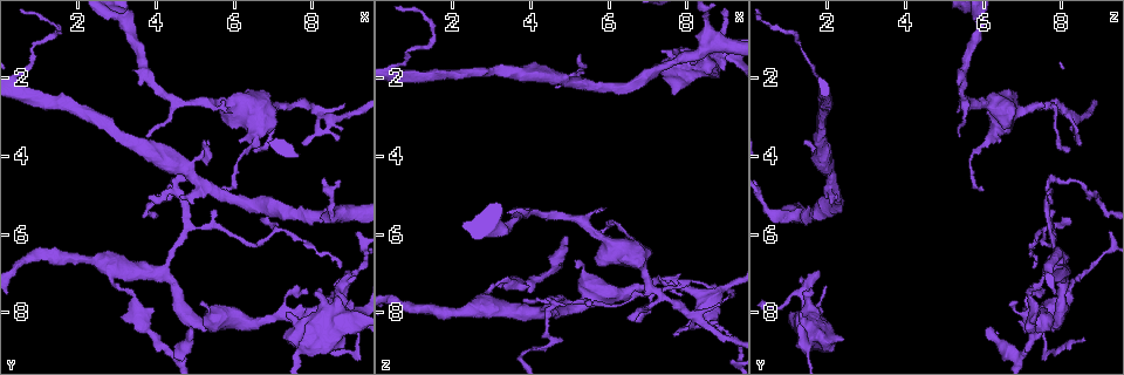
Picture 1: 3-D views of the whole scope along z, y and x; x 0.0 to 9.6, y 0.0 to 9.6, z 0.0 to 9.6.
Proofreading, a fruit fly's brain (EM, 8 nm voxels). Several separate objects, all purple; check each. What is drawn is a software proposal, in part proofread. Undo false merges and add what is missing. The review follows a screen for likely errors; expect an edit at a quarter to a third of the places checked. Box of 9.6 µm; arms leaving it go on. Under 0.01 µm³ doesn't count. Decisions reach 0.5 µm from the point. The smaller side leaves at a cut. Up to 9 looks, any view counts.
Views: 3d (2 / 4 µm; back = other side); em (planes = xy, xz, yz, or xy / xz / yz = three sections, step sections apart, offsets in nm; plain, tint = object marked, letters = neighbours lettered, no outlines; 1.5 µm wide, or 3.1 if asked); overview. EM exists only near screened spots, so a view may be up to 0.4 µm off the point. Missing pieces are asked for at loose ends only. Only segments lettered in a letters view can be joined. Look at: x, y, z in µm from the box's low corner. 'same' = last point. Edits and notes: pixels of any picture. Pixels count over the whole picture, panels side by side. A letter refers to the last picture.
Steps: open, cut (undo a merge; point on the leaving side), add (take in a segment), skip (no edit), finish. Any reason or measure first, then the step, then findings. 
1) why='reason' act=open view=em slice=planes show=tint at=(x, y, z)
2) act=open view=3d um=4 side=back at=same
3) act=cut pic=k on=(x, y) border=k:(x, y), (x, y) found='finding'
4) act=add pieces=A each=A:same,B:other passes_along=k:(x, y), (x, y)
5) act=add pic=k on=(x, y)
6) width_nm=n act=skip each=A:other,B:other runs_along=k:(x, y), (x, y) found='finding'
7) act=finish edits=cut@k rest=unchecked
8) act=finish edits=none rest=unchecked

why='an open end' act=open view=em slice=planes show=letters at=(8.60, 3.60, 8.40)

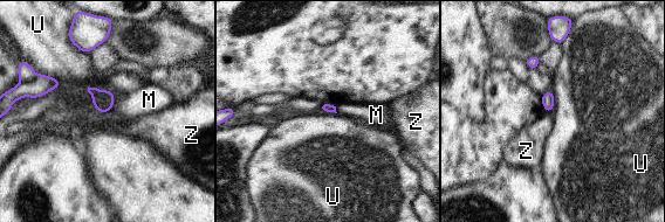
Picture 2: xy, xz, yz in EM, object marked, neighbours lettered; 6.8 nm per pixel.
act=skip each=M:other,U:other,Z:other border=2:(88, 85), (91, 104), (102, 113) found='none of them fits'

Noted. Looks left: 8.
why='branch stops here' act=open view=em slice=xy step=4 show=letters at=(7.40, 8.00, 1.35)

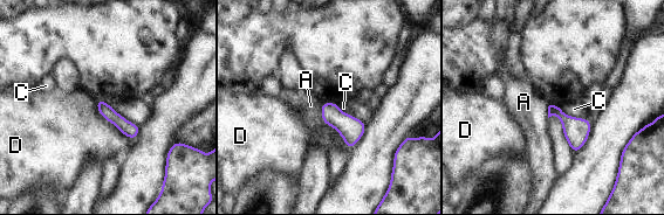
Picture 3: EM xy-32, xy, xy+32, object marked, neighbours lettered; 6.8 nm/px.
why='another direction' act=open view=em slice=planes show=letters at=same

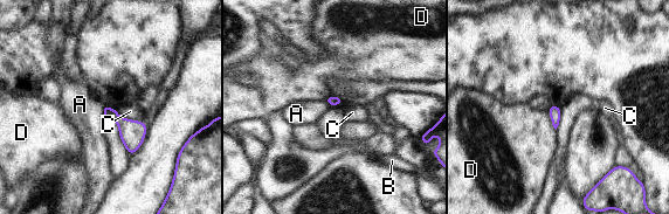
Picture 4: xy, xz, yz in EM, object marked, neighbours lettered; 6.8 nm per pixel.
act=skip each=A:other,B:other,C:other,D:other found='none of them fits'

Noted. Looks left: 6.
why='sudden change in width' act=open view=em slice=planes show=letters at=(3.25, 7.45, 7.20)

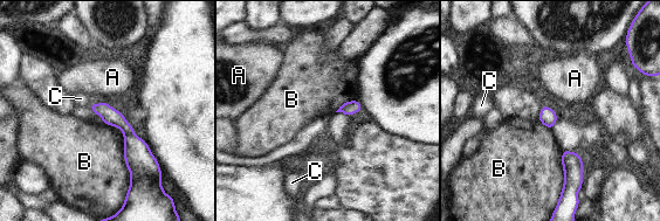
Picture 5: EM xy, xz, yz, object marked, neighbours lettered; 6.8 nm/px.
longest_contact=B:360nm act=cut pic=5 on=(144, 167) each=A:other,B:other,C:other border=5:(133, 133), (124, 136) found='two neurons meet here'

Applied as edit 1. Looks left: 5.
why='branch point' act=open view=em slice=planes show=letters at=(4.80, 5.85, 7.75)

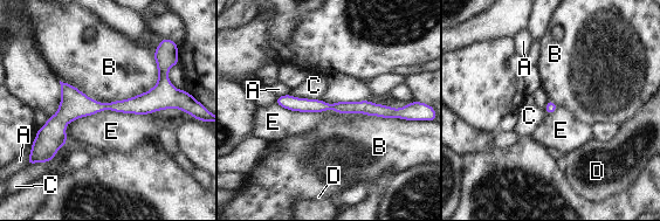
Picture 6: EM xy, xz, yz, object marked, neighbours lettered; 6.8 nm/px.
width_nm=110 act=skip each=A:other,B:other,C:other,D:other,E:other found='one neuron here'

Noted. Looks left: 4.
act=finish edits=cut@5 rest=unchecked

